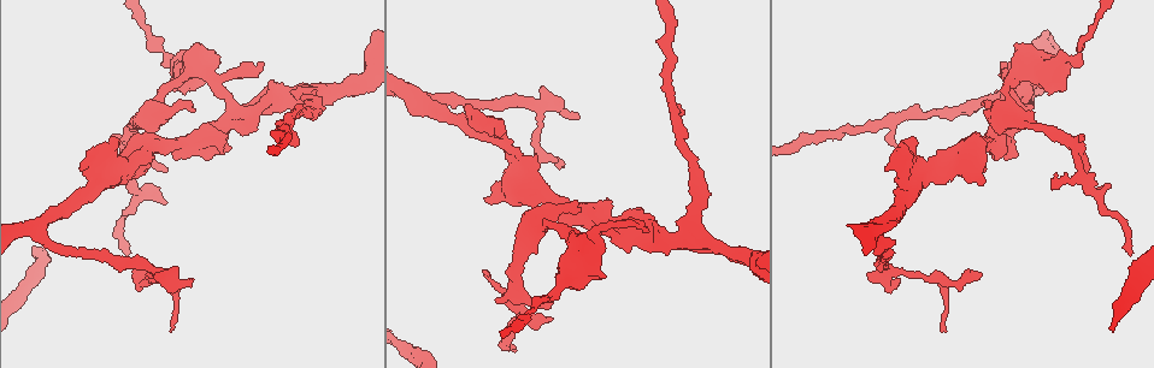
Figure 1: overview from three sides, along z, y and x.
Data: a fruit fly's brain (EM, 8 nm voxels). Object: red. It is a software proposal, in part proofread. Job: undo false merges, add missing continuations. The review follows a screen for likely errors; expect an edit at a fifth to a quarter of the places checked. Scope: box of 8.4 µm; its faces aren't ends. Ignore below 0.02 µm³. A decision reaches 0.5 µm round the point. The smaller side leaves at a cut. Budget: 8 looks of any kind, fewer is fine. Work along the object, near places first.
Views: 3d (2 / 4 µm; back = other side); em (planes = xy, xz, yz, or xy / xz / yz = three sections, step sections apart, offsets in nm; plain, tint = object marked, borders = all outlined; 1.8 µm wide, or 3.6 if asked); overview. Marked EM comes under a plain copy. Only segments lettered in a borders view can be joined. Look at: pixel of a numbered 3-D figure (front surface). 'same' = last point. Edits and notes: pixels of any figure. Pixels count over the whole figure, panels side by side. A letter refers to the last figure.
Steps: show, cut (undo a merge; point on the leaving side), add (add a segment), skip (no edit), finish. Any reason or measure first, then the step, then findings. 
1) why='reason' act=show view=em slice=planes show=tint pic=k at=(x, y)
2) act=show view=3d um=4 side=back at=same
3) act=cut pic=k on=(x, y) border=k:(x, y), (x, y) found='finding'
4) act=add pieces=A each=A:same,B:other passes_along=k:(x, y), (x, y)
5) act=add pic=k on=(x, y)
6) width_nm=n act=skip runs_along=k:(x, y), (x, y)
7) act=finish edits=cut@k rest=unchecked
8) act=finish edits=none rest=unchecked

why='free end' act=show view=3d um=2 pic=1 at=(1014, 45)

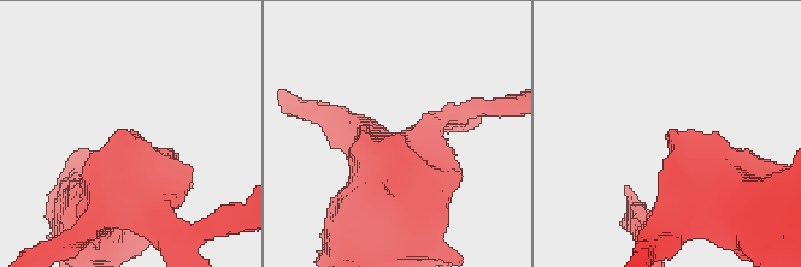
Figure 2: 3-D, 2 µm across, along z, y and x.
act=show view=em slice=yz step=8 show=borders pic=2 at=(395, 134)

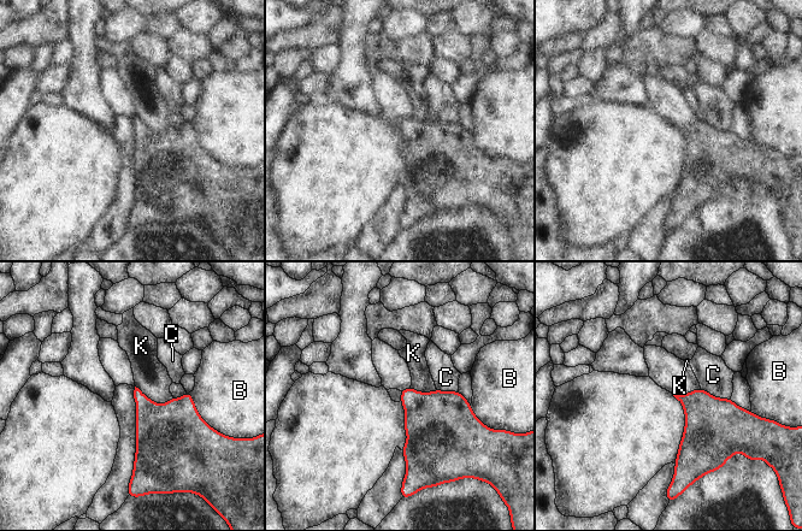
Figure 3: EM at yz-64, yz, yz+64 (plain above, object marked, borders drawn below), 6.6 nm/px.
act=skip each=B:other,C:other,K:other found='no lettered segment goes on from it'

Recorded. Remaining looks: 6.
why='branch stops here' act=show view=em slice=xy step=8 show=tint pic=1 at=(167, 169)

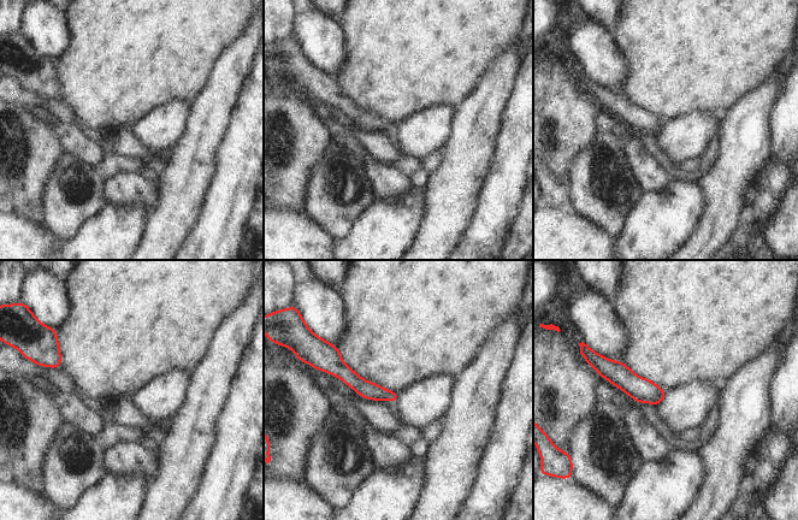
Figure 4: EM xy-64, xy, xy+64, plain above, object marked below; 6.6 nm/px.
act=show view=em slice=planes show=borders at=same

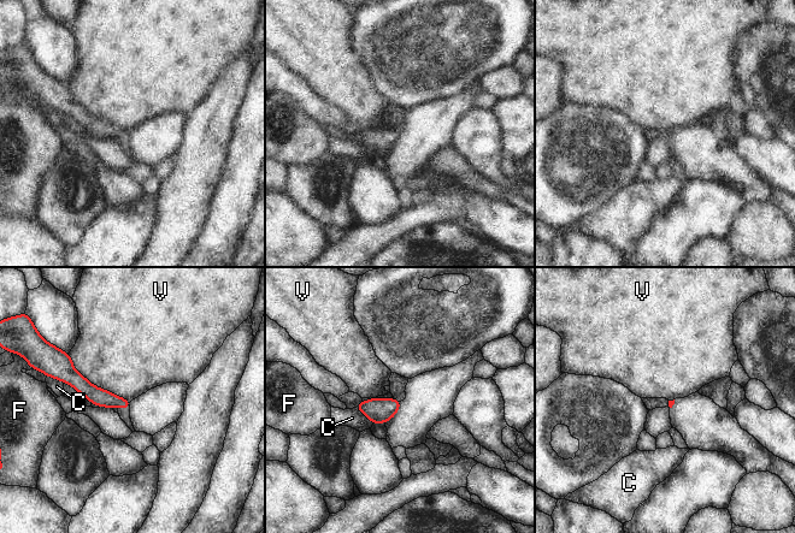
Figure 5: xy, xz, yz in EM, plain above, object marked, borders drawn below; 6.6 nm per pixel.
act=skip each=C:other,F:other,V:other border=5:(69, 353), (92, 383), (130, 401) found='none of them fits'

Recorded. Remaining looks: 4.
act=finish edits=none rest=unchecked

